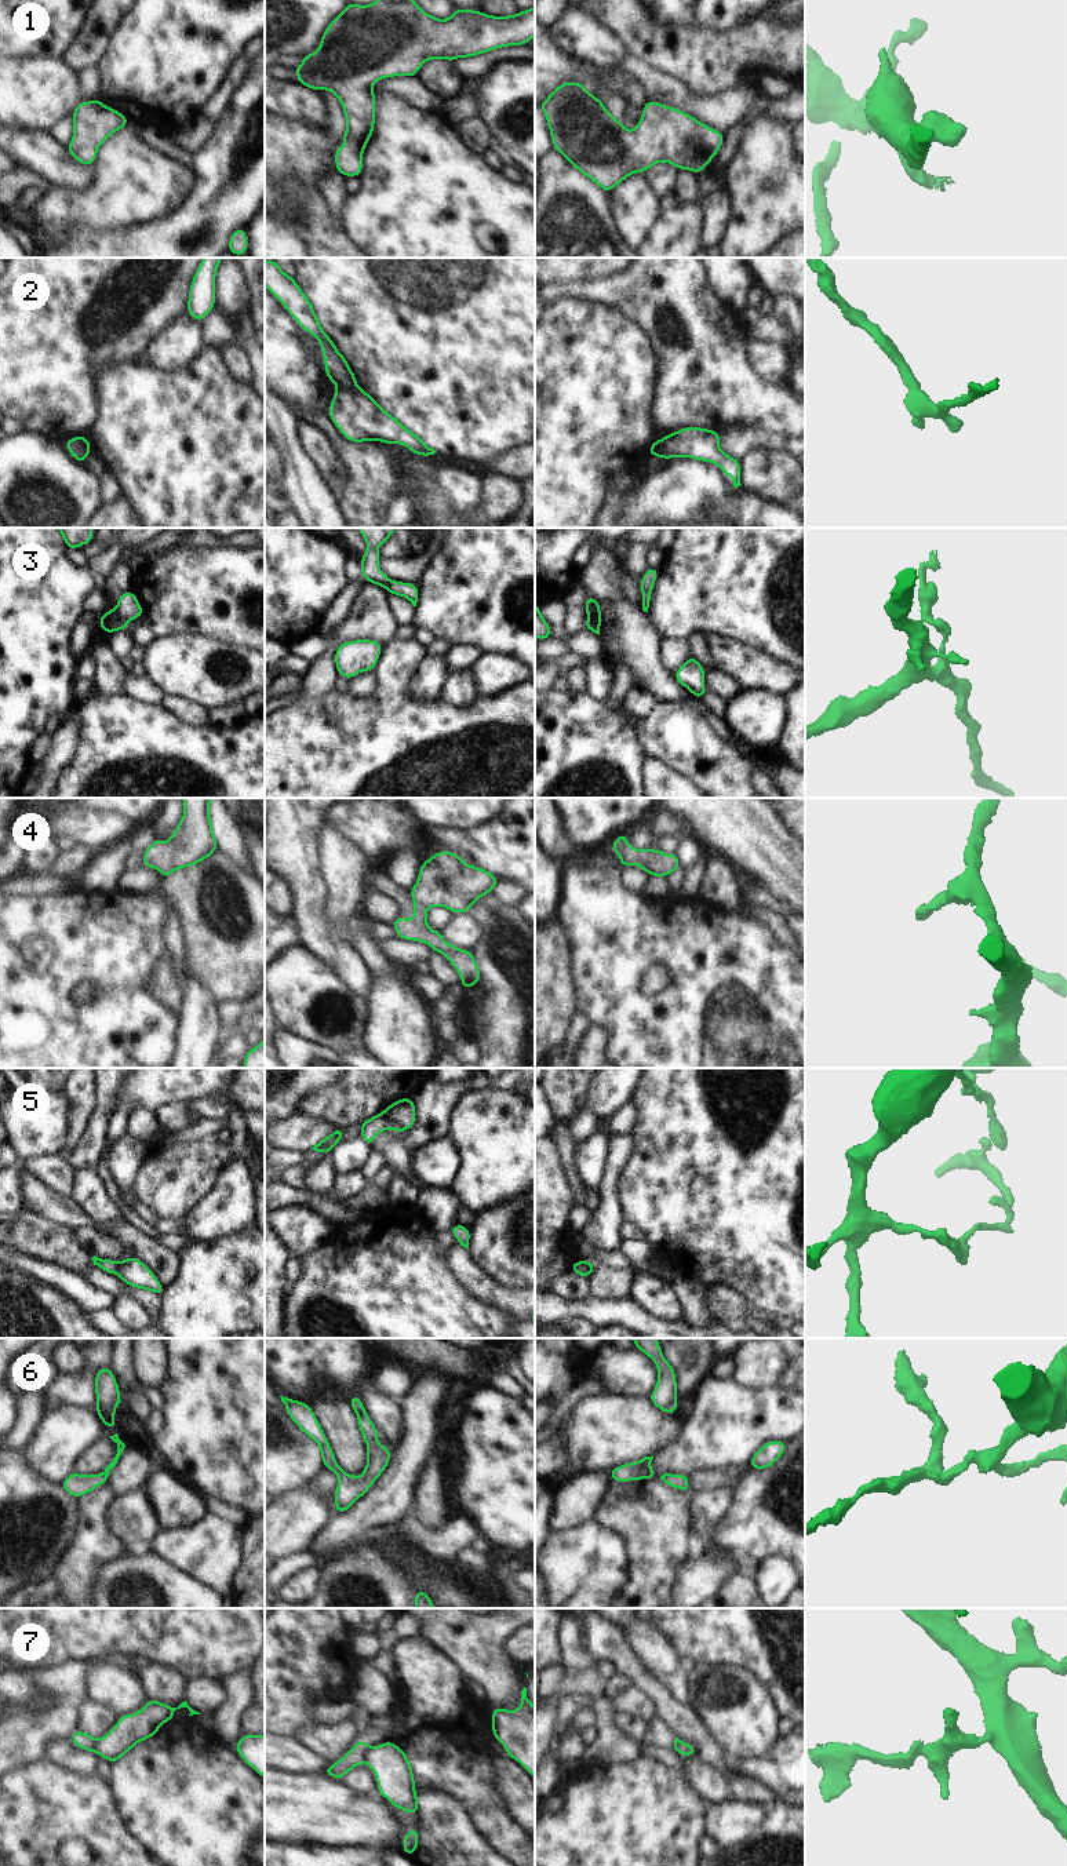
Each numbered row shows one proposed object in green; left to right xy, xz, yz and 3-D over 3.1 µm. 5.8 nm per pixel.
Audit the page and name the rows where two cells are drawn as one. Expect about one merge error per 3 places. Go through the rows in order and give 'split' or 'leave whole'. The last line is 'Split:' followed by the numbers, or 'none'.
1: leave whole
2: split
3: split
4: leave whole
5: split
6: leave whole
7: split
Split: 2, 3, 5, 7

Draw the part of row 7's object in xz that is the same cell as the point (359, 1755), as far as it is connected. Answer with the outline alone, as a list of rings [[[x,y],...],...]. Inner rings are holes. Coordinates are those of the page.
[[[360,1739],[342,1759],[336,1760],[323,1772],[335,1779],[342,1779],[354,1767],[368,1763],[371,1749],[372,1747],[364,1739]]]

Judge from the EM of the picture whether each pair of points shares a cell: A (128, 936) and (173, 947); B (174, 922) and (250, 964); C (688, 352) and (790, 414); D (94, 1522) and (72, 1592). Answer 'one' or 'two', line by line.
A: two
B: two
C: one
D: one

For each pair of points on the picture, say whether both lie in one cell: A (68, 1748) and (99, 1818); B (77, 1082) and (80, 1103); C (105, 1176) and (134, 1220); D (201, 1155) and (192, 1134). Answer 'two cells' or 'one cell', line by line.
A: two cells
B: one cell
C: one cell
D: two cells

